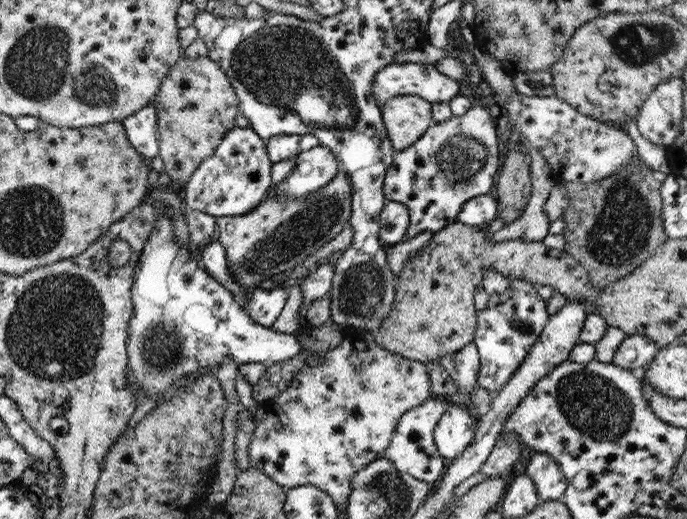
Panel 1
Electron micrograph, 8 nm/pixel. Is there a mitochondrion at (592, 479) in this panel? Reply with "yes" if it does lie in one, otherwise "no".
no

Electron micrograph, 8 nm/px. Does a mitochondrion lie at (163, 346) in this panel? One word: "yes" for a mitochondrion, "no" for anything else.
yes

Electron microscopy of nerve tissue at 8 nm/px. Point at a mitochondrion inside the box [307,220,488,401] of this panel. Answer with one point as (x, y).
(362, 294)

